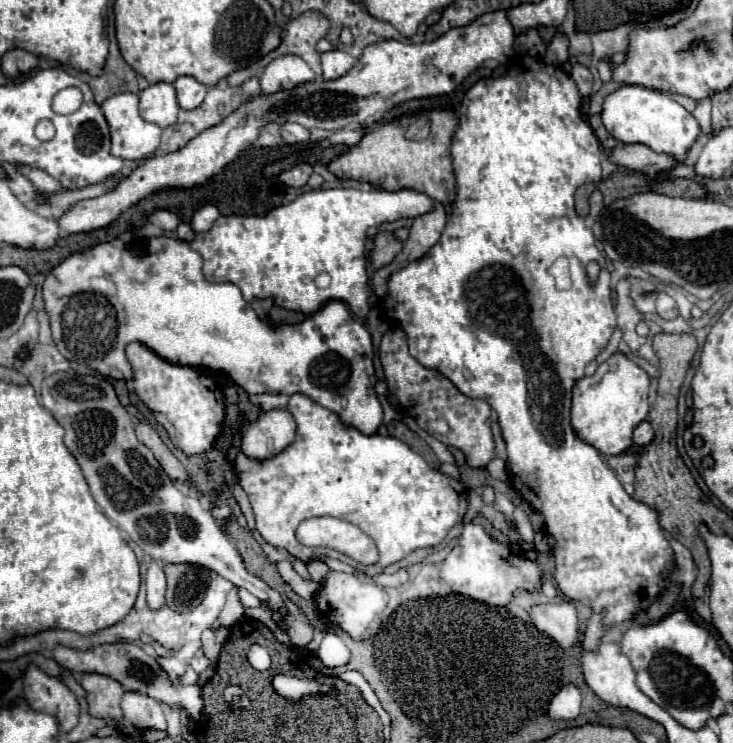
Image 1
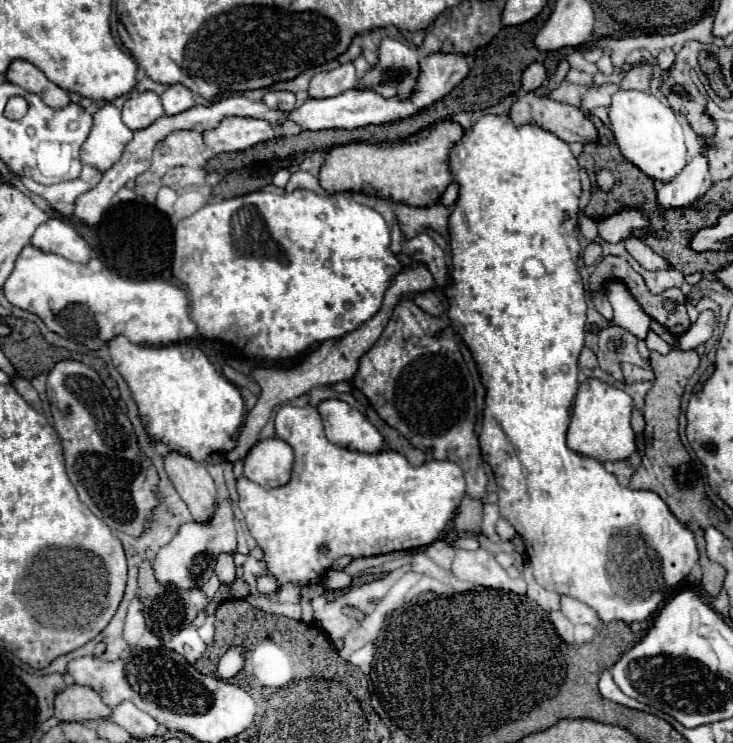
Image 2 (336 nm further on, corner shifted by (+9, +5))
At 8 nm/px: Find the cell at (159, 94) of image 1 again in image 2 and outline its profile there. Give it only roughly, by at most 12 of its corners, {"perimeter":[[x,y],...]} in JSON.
{"perimeter":[[155,93],[131,95],[121,115],[131,131],[163,117]]}

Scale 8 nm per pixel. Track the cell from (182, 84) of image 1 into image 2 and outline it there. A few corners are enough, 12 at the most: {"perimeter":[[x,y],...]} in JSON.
{"perimeter":[[171,85],[161,103],[165,115],[191,109],[193,93],[183,85]]}

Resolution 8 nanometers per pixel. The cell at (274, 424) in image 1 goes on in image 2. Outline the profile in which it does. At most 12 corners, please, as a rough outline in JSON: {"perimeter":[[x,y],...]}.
{"perimeter":[[263,439],[245,459],[245,477],[261,487],[291,479],[293,449]]}

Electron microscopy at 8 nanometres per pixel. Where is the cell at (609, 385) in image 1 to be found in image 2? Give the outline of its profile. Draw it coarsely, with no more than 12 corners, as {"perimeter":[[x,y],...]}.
{"perimeter":[[579,385],[569,449],[597,461],[635,453],[633,399]]}

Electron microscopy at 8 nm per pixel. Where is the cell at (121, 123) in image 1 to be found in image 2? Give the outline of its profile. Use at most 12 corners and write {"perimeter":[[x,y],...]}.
{"perimeter":[[105,105],[81,147],[81,163],[107,171],[133,131]]}

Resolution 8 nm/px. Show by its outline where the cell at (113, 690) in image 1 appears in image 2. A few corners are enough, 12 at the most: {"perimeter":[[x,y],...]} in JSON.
{"perimeter":[[71,685],[55,697],[59,721],[109,717],[99,693]]}

